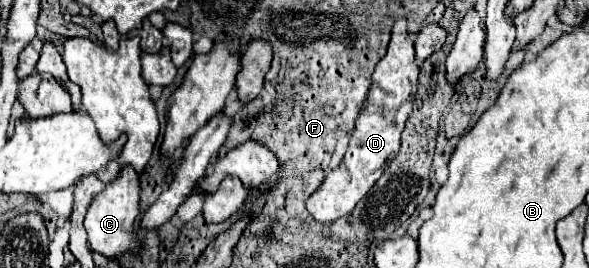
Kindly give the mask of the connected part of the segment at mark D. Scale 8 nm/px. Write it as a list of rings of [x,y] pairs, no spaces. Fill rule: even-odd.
[[[398,19],[392,27],[388,53],[380,59],[372,75],[368,107],[356,119],[356,129],[350,137],[344,159],[338,167],[328,169],[324,183],[308,199],[308,211],[316,221],[332,223],[348,215],[356,207],[356,203],[370,191],[370,187],[376,185],[376,181],[384,173],[386,163],[398,155],[400,133],[412,111],[412,99],[416,95],[416,83],[420,73],[420,67],[414,63],[414,57],[414,41],[406,29],[406,21]]]

